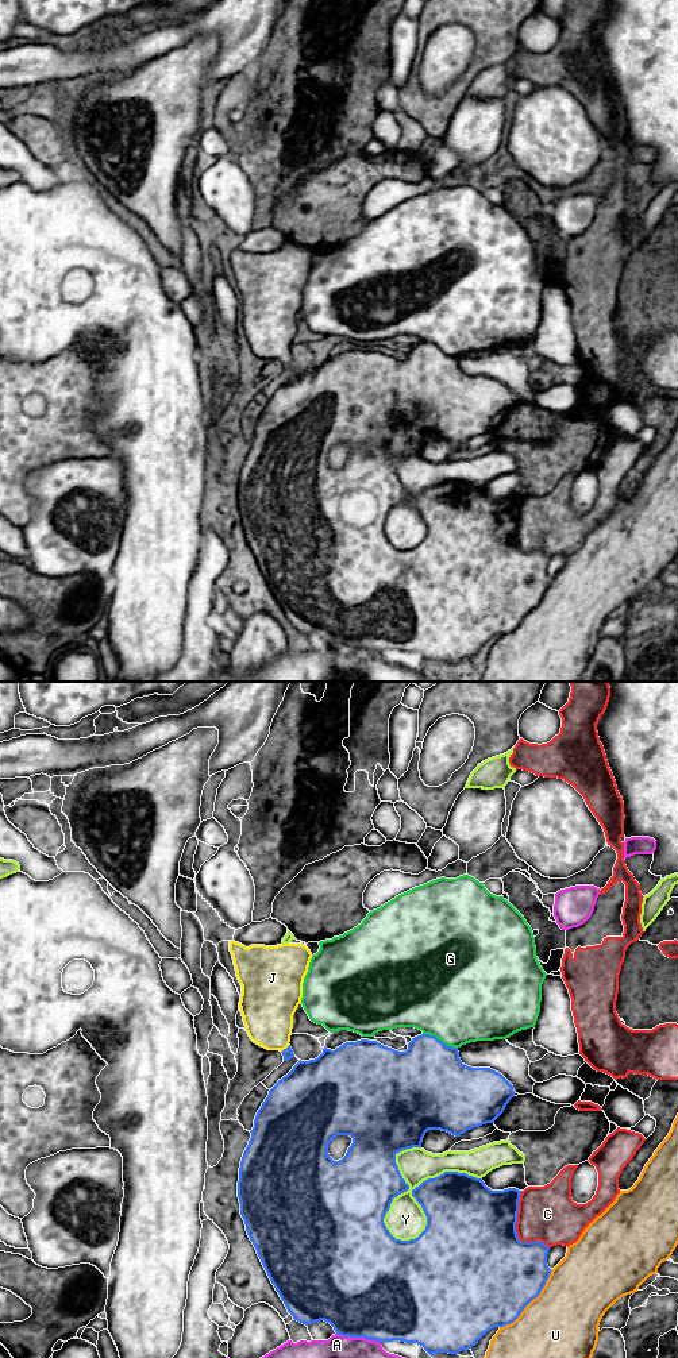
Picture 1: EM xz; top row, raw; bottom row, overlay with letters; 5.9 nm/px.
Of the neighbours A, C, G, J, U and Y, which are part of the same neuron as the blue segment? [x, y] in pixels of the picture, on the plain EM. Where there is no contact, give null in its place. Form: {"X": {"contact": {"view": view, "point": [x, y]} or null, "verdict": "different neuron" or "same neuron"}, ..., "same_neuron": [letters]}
{"A": {"contact": {"view": "xz", "point": [359, 645]}, "verdict": "different neuron"}, "C": {"contact": {"view": "xz", "point": [515, 539]}, "verdict": "different neuron"}, "G": {"contact": {"view": "xz", "point": [440, 350]}, "verdict": "different neuron"}, "J": {"contact": {"view": "xz", "point": [287, 357]}, "verdict": "same neuron"}, "U": {"contact": {"view": "xz", "point": [531, 609]}, "verdict": "different neuron"}, "Y": {"contact": {"view": "xz", "point": [426, 489]}, "verdict": "different neuron"}, "same_neuron": ["J"]}

